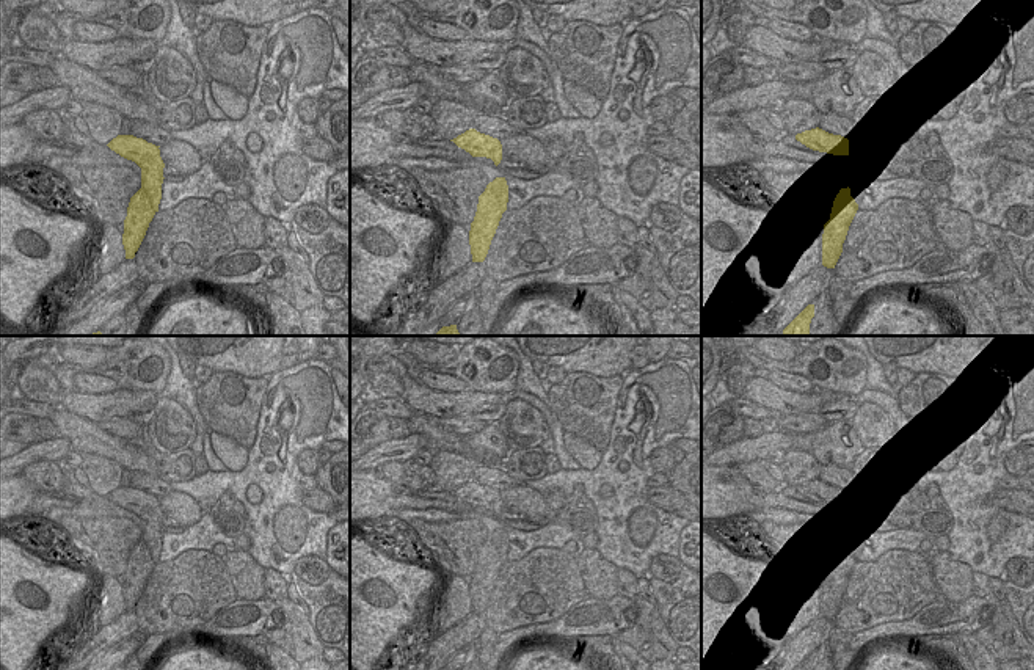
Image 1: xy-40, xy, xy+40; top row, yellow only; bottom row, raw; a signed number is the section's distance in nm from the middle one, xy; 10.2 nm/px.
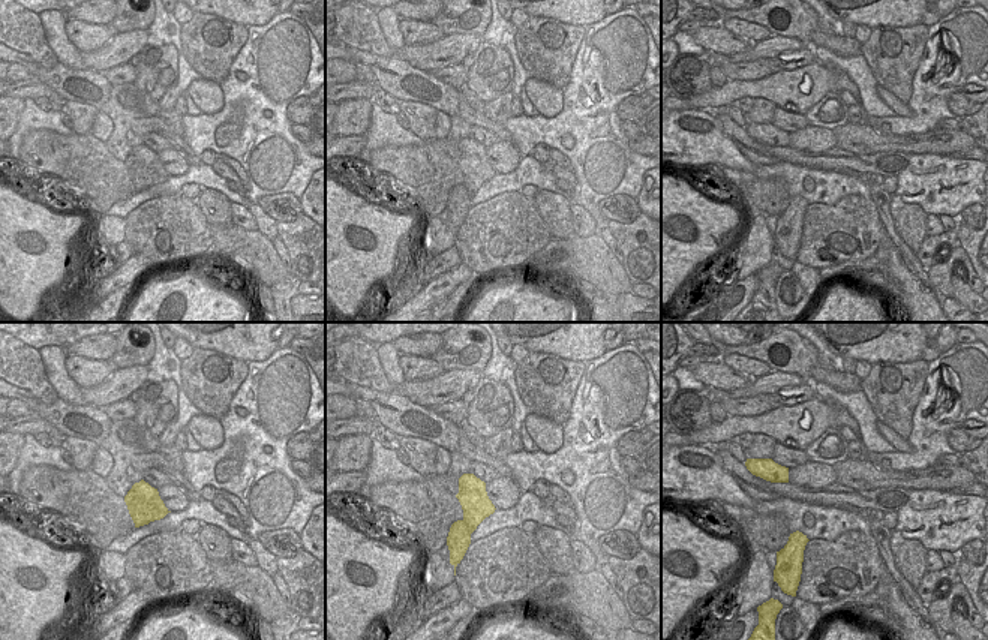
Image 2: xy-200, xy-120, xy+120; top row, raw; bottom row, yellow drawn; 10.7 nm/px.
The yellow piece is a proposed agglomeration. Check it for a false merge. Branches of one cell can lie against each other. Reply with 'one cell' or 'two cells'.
two cells

